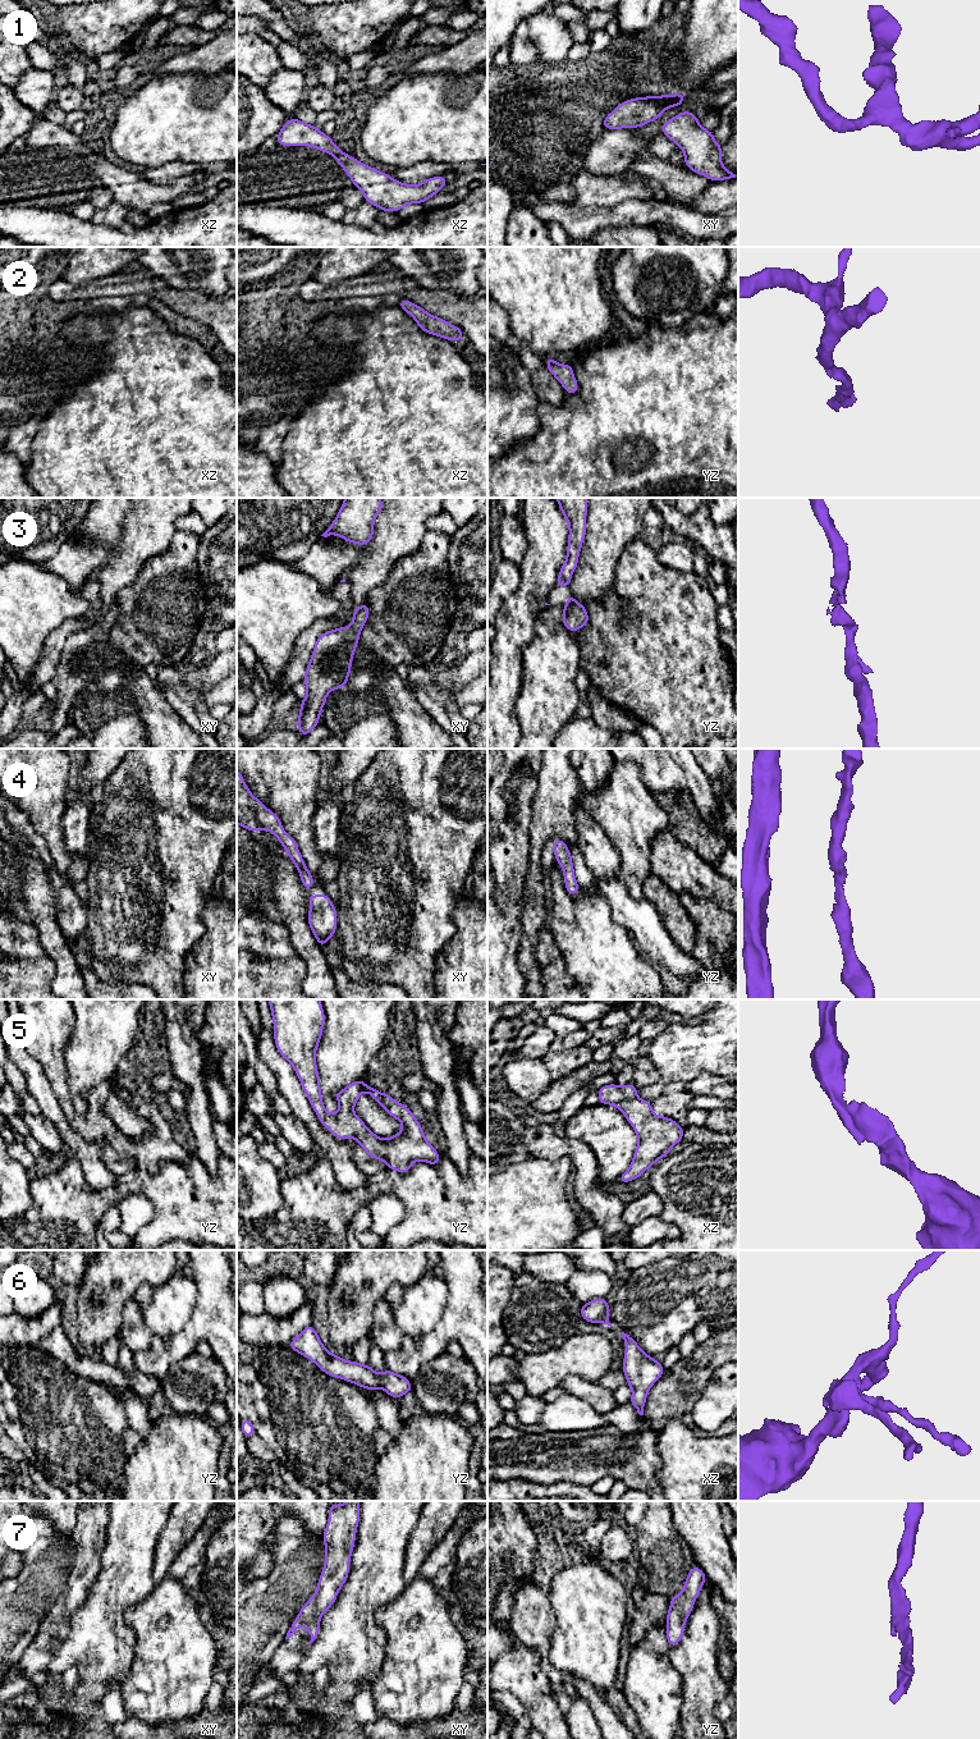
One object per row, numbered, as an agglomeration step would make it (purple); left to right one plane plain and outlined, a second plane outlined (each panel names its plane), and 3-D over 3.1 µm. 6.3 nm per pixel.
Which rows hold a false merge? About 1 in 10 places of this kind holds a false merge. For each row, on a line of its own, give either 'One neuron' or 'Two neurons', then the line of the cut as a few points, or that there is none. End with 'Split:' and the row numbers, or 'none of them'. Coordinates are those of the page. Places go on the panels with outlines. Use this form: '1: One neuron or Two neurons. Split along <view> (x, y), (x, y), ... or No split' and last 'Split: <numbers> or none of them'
1: One neuron. No split
2: One neuron. No split
3: One neuron. No split
4: One neuron. No split
5: One neuron. No split
6: One neuron. No split
7: One neuron. No split
Split: none of them

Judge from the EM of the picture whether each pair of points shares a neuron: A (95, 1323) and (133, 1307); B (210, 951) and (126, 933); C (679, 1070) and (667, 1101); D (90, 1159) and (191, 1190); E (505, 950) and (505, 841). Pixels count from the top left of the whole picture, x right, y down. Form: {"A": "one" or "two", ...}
{"A": "two", "B": "two", "C": "two", "D": "two", "E": "one"}

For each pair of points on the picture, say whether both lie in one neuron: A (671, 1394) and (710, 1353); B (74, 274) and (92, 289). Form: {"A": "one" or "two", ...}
{"A": "one", "B": "two"}

